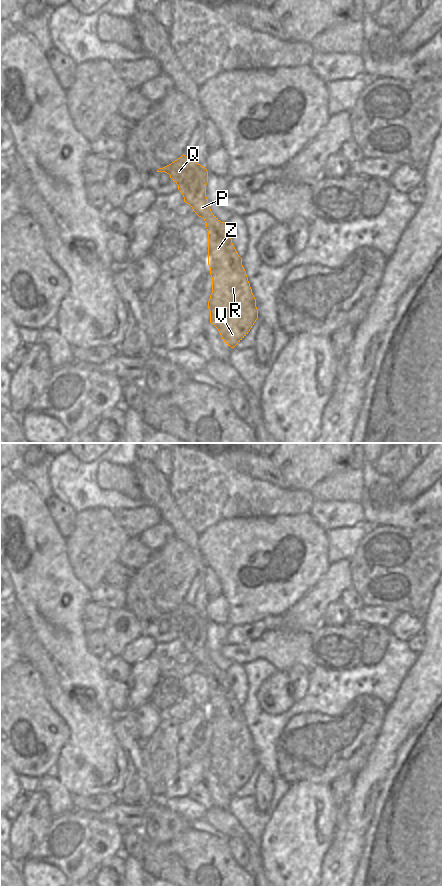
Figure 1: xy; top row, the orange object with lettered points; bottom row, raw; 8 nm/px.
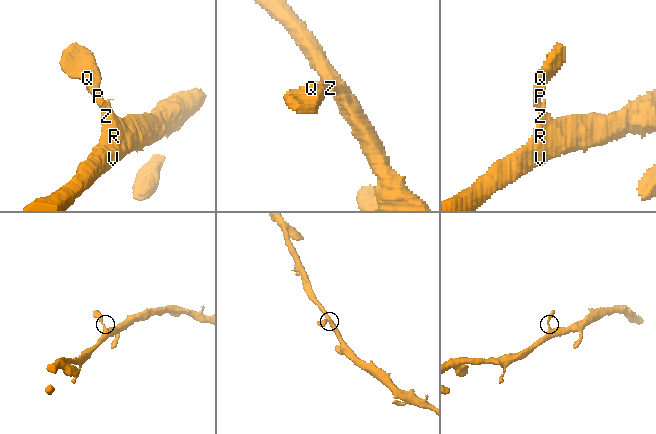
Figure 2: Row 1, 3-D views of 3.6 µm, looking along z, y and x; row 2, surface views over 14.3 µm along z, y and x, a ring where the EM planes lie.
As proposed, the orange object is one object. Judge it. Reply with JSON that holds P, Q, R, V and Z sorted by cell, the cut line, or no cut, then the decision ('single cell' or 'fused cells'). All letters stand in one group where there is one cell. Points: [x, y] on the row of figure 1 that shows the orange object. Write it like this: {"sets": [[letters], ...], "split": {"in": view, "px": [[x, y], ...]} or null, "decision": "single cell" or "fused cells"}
{"sets": [["P", "Q", "R", "V", "Z"]], "split": null, "decision": "single cell"}

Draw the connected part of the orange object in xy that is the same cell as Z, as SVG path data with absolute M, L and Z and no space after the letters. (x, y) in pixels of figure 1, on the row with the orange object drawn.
M184 154L171 164L159 168L157 172L165 172L178 185L178 190L193 211L206 223L208 231L208 265L212 277L212 293L208 301L210 323L219 331L224 342L234 348L250 331L258 319L256 299L252 293L242 258L238 255L228 233L226 222L221 222L211 211L206 197L208 171L201 166L194 156Z

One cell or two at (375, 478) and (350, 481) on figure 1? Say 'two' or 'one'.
two

